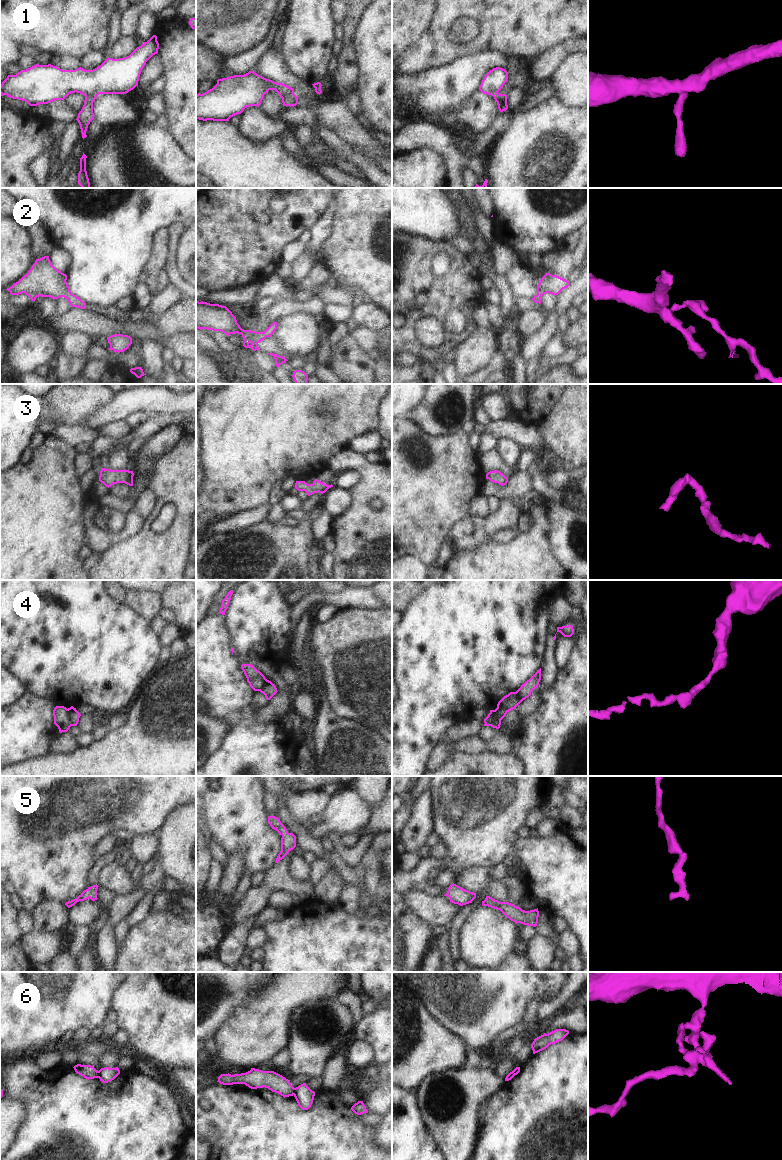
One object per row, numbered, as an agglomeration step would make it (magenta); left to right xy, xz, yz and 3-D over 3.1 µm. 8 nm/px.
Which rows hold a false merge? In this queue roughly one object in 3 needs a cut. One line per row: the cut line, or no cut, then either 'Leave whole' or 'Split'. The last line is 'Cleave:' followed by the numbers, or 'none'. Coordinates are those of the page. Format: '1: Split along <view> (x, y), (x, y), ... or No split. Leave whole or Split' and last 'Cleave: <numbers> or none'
1: Split along xz (282, 99), (293, 94), (297, 100). Split
2: No split. Leave whole
3: No split. Leave whole
4: Split along xy (67, 709), (71, 725). Split
5: No split. Leave whole
6: Split along xy (97, 1071), (98, 1077). Split
Cleave: 1, 4, 6.

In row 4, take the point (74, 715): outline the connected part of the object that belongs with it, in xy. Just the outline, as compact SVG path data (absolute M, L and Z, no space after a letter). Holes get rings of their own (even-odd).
M73 706L68 708L68 712L69 712L69 721L71 723L71 726L77 726L81 714Z

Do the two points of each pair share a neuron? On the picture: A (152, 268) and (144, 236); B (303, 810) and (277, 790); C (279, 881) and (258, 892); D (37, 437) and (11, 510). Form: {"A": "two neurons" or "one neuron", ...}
{"A": "two neurons", "B": "one neuron", "C": "one neuron", "D": "two neurons"}

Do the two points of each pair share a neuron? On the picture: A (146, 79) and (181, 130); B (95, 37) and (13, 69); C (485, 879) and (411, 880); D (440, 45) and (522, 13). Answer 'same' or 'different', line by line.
A: different
B: different
C: different
D: same

